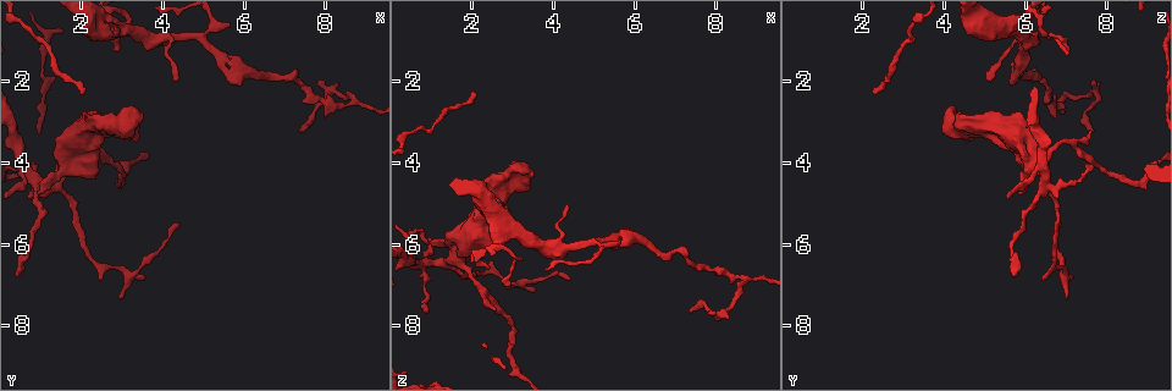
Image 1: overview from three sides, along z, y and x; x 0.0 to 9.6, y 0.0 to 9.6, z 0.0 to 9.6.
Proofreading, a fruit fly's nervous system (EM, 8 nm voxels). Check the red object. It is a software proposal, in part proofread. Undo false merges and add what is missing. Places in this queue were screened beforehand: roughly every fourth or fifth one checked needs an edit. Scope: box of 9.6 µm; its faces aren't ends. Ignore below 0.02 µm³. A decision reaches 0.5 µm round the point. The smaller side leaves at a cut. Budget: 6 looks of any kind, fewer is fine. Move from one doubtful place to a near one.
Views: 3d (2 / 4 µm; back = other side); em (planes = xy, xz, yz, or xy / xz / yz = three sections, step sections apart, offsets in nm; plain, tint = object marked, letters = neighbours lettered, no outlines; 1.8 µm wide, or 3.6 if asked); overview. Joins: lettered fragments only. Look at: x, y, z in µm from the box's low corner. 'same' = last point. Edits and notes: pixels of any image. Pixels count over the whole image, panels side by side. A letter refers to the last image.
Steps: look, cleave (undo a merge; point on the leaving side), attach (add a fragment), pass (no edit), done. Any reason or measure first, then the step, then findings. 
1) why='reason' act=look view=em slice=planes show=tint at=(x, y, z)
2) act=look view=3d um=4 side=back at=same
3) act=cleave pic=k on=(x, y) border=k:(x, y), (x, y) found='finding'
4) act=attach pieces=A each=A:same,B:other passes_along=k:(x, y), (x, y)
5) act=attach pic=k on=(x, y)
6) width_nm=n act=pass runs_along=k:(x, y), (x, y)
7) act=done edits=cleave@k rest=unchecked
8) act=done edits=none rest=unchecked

why='a narrow waist' act=look view=3d um=4 at=(2.65, 0.65, 5.65)

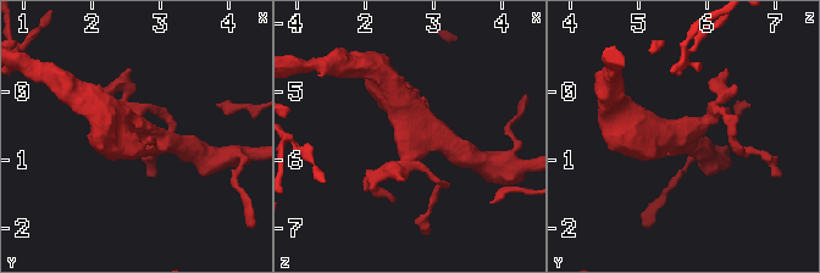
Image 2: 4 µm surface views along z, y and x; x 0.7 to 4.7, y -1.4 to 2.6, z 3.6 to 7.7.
arms=4 why='now the EM' act=look view=em slice=planes show=letters at=(2.65, 0.60, 5.65)

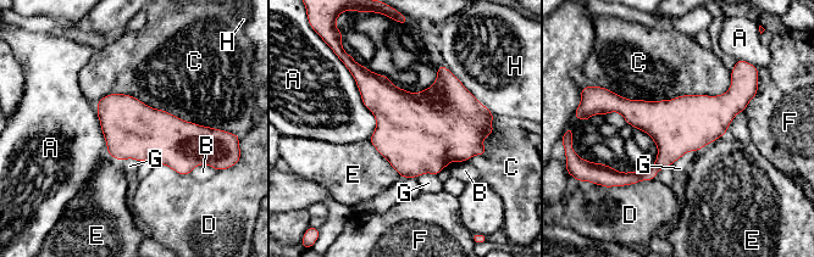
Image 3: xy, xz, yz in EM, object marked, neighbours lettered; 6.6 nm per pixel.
width_nm=380 act=pass each=A:other,B:other,C:other,D:other,E:other,F:other,G:other,H:other border=3:(702, 147), (685, 152), (669, 166) found='continuous, no second neuron'

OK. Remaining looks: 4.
act=look view=em slice=planes show=plain at=(3.45, 2.70, 4.30)

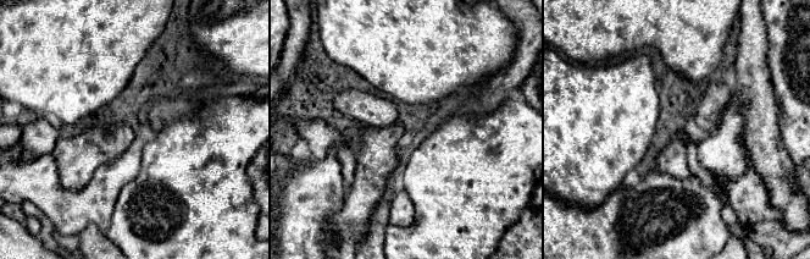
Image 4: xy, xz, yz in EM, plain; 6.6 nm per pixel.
act=look view=em slice=planes show=letters at=same

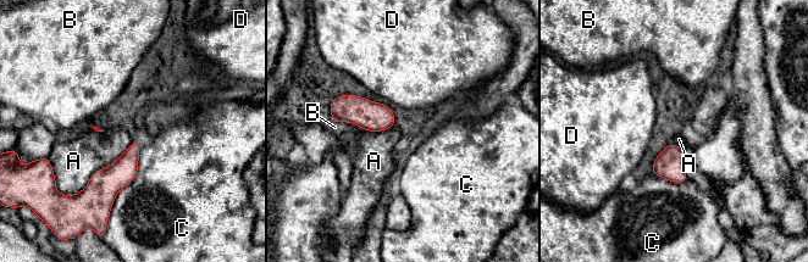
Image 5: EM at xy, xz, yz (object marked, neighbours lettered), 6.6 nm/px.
act=pass each=A:other,B:other,C:other,D:other border=5:(132, 141), (73, 195) found='no lettered fragment goes on from it'

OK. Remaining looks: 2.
why='four or more arms meet' act=look view=3d um=4 at=(1.40, 4.40, 6.35)

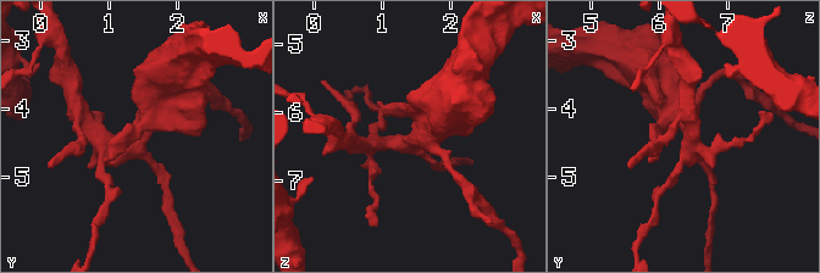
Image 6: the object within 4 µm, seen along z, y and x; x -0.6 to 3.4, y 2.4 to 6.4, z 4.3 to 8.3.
act=look view=em slice=planes show=letters at=same

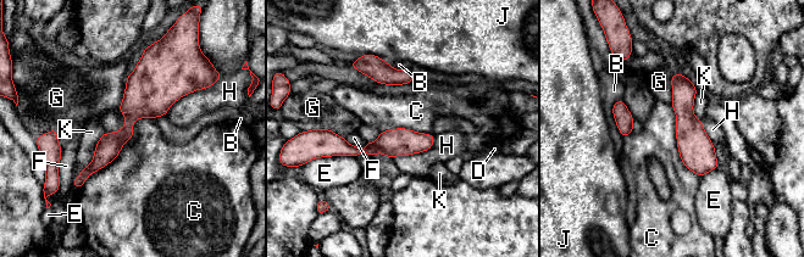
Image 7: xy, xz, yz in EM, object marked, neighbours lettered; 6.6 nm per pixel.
act=pass each=B:other,C:other,D:other,E:other,F:other,G:other,H:other,J:other,K:other runs_along=7:(148, 57), (127, 130), (79, 180) found='all the same neuron'

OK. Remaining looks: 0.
act=done edits=none rest=unchecked

